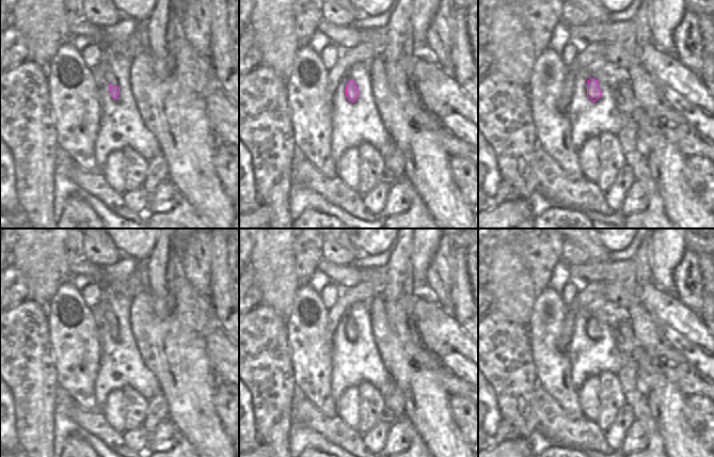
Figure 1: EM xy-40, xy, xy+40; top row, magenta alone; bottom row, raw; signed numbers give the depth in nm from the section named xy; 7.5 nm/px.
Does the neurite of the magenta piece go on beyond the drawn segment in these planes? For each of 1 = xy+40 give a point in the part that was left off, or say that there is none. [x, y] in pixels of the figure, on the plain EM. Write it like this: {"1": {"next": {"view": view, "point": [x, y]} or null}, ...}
{"1": {"next": null}}

